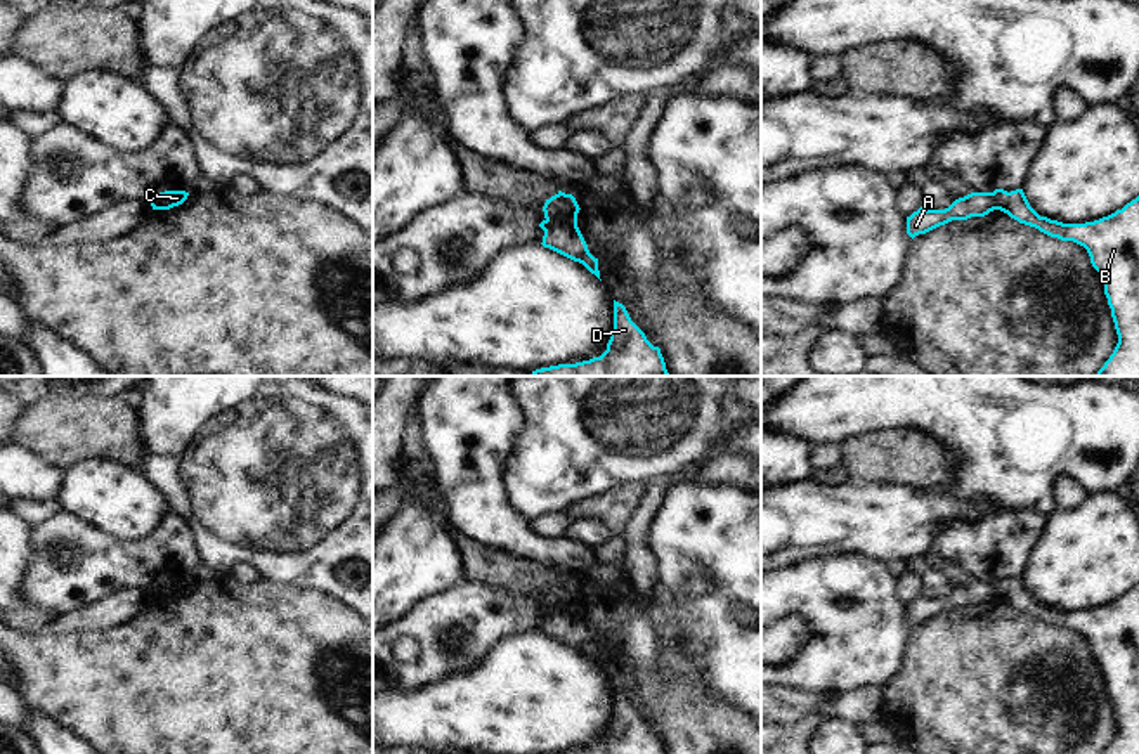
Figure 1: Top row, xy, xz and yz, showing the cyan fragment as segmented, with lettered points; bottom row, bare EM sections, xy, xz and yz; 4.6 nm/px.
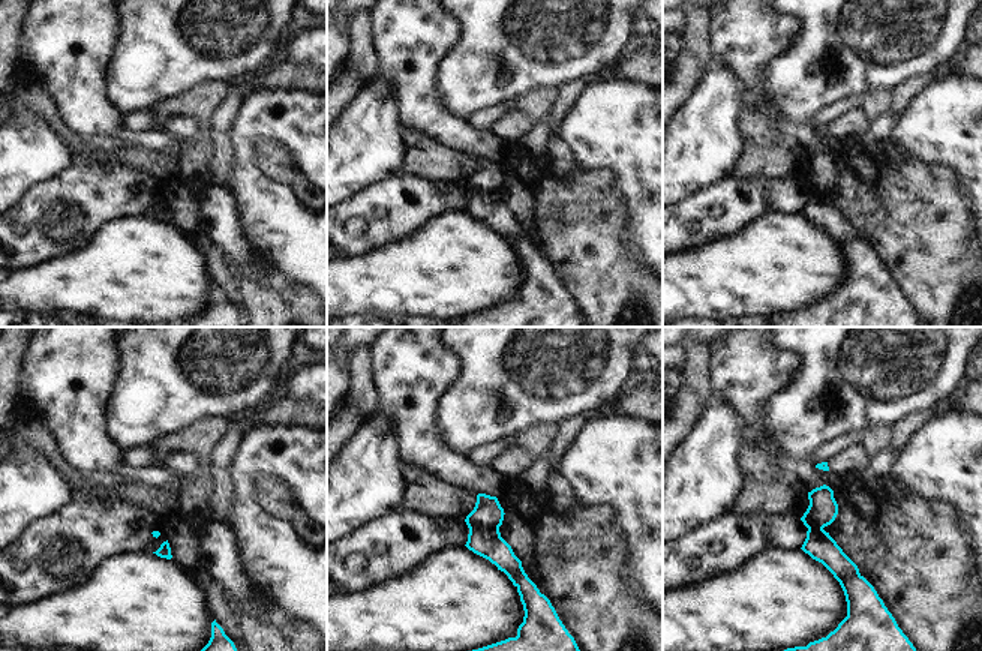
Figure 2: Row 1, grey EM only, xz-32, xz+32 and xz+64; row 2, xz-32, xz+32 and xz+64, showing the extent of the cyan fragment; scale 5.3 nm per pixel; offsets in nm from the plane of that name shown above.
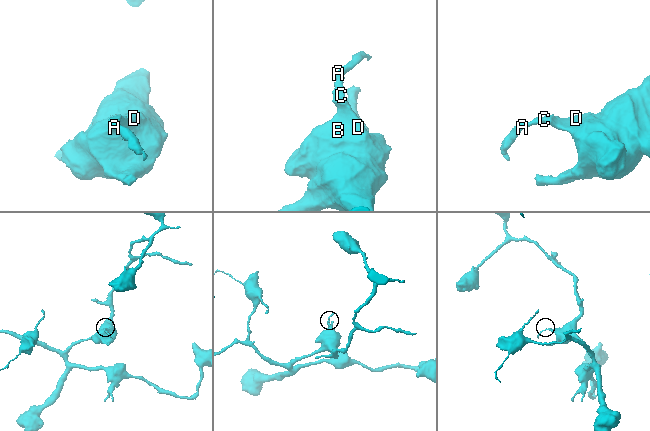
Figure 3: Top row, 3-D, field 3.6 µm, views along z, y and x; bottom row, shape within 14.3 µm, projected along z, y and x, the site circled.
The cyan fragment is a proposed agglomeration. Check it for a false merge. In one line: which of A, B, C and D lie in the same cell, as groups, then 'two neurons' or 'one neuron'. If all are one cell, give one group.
A / B C D | two neurons

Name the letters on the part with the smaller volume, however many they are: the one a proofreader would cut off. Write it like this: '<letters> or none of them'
A.

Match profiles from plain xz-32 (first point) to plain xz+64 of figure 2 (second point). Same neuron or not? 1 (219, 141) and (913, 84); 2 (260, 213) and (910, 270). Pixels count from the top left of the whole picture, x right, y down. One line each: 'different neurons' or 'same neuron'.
1: same neuron
2: different neurons

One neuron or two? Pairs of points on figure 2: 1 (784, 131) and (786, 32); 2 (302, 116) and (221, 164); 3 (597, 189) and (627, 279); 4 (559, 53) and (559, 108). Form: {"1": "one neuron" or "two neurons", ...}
{"1": "one neuron", "2": "two neurons", "3": "one neuron", "4": "two neurons"}

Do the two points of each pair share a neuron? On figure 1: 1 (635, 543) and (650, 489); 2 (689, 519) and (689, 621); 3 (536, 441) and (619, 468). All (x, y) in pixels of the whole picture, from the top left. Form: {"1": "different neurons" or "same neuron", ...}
{"1": "same neuron", "2": "same neuron", "3": "same neuron"}

